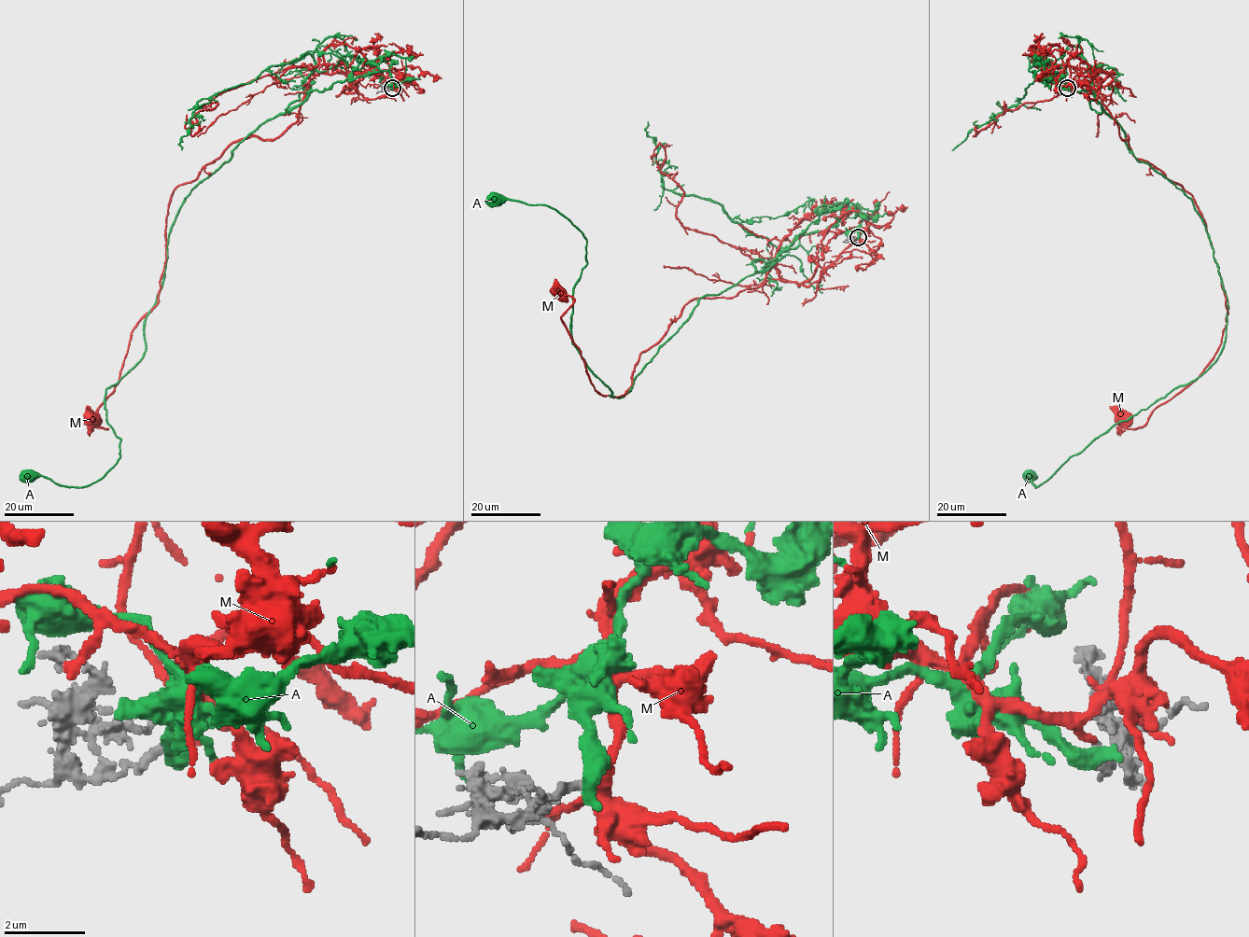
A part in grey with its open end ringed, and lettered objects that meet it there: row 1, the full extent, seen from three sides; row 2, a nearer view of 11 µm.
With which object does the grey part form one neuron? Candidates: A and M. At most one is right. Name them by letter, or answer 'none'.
M

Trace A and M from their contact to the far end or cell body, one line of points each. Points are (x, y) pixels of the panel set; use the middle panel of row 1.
A: (858, 237), (857, 203), (822, 205), (610, 397), (570, 334), (586, 239), (547, 206), (494, 199)
M: (858, 237), (807, 286), (774, 263), (756, 287), (694, 299), (616, 397), (592, 384), (558, 292)

